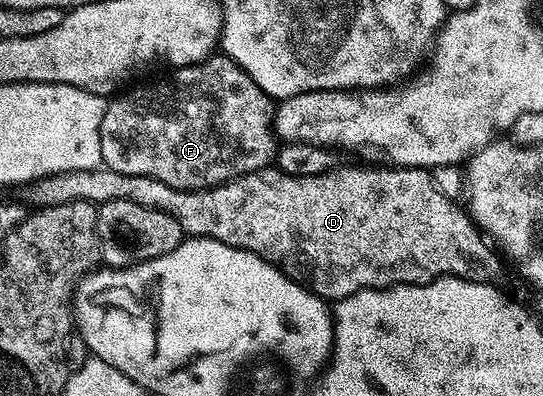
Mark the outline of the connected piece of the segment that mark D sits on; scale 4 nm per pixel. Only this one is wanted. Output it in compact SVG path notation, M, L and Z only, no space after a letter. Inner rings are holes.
M352 165L349 169L339 169L333 167L318 175L306 175L305 177L295 177L268 167L259 173L247 173L241 177L235 177L232 181L227 181L221 185L215 185L209 189L175 189L158 179L150 179L146 175L122 175L122 171L114 171L107 167L99 169L83 169L82 171L70 171L69 173L56 173L54 176L42 177L35 182L36 205L61 205L71 201L91 201L93 205L99 207L108 201L126 199L130 203L138 203L142 207L150 207L178 219L178 223L183 227L188 237L209 237L218 243L226 243L230 247L245 249L251 253L257 253L263 261L268 261L290 278L298 281L301 285L312 290L318 297L323 297L325 302L335 303L346 295L354 295L363 289L390 289L393 285L423 285L425 281L434 281L437 277L462 277L469 281L482 281L485 283L495 282L496 276L500 273L500 261L496 258L496 253L483 241L481 230L467 212L464 213L456 206L457 202L453 198L446 196L440 190L439 185L434 183L431 172L424 167L387 167L388 169L359 169Z

